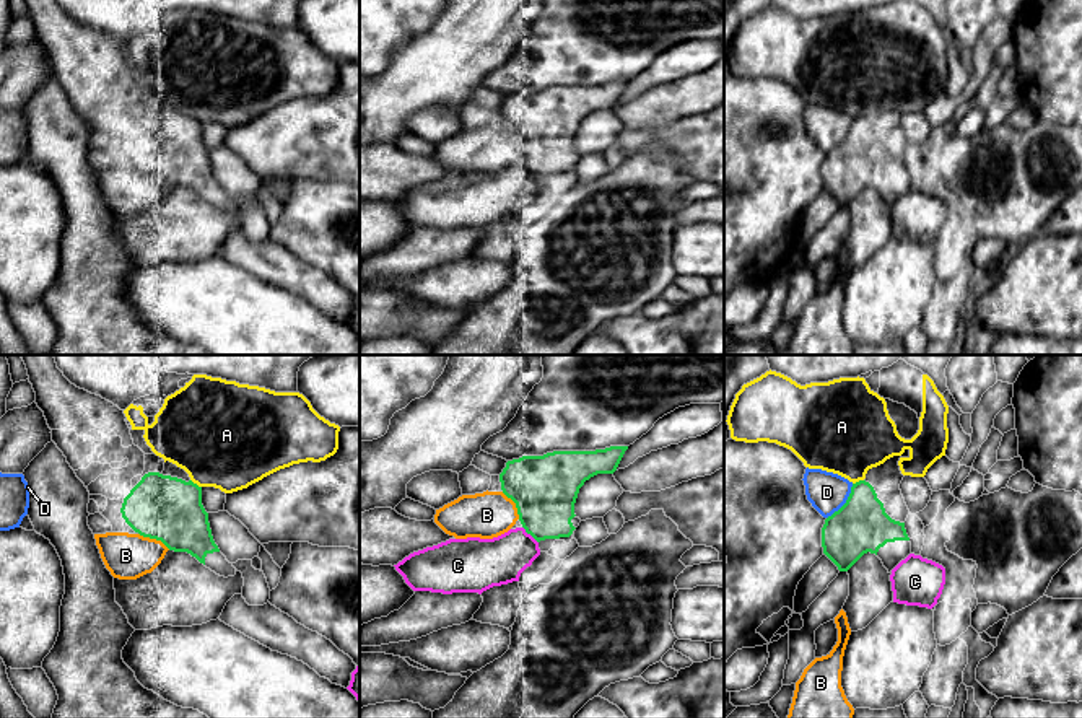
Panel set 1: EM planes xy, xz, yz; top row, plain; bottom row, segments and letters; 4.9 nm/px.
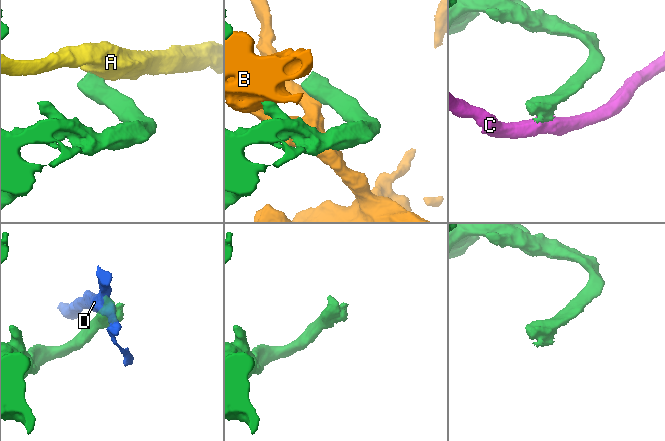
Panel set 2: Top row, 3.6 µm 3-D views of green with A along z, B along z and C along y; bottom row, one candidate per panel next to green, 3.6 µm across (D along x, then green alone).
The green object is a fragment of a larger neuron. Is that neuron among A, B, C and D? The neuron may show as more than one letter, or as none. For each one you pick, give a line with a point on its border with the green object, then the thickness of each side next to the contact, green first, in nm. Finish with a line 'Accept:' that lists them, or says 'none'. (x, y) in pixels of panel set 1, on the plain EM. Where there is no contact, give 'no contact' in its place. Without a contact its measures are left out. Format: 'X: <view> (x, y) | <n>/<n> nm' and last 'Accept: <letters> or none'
Accept: none

